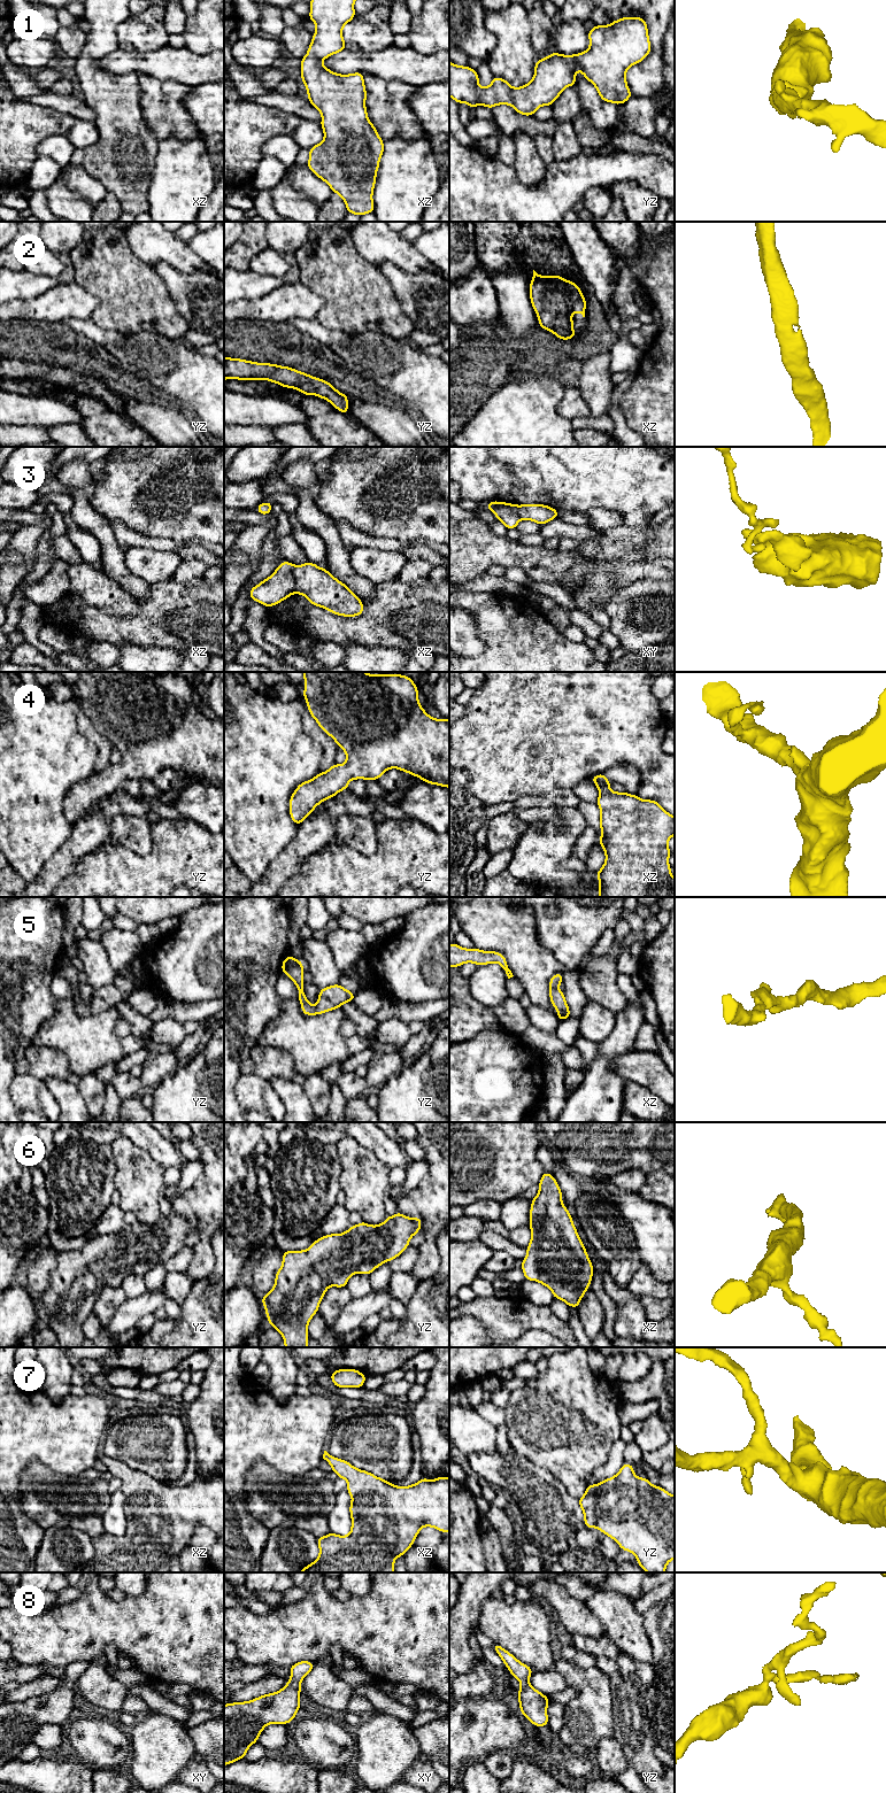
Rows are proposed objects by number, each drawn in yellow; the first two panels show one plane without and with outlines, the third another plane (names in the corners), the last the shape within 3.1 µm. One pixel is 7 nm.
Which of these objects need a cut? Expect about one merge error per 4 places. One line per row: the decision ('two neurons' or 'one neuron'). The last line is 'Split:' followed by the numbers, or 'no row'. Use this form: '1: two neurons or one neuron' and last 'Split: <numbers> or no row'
1: one neuron
2: one neuron
3: two neurons
4: one neuron
5: one neuron
6: one neuron
7: one neuron
8: one neuron
Split: 3

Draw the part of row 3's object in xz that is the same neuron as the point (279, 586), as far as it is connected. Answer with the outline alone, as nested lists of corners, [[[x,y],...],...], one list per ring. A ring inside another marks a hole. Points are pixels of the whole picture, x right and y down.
[[[280,563],[276,571],[249,590],[249,597],[264,606],[273,606],[294,594],[294,565]]]

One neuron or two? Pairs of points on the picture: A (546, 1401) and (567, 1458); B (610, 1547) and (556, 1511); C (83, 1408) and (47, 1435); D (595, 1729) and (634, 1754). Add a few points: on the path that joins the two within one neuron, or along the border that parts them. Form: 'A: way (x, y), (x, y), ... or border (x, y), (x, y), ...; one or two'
A: way (560, 1415), (560, 1444); one
B: way (596, 1544), (575, 1523), (570, 1522); one
C: way (74, 1417), (56, 1434); one
D: border (613, 1709), (614, 1737); two

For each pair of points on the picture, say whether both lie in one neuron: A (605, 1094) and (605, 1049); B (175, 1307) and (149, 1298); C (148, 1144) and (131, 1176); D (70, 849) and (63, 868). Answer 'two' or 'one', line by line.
A: one
B: two
C: two
D: one

